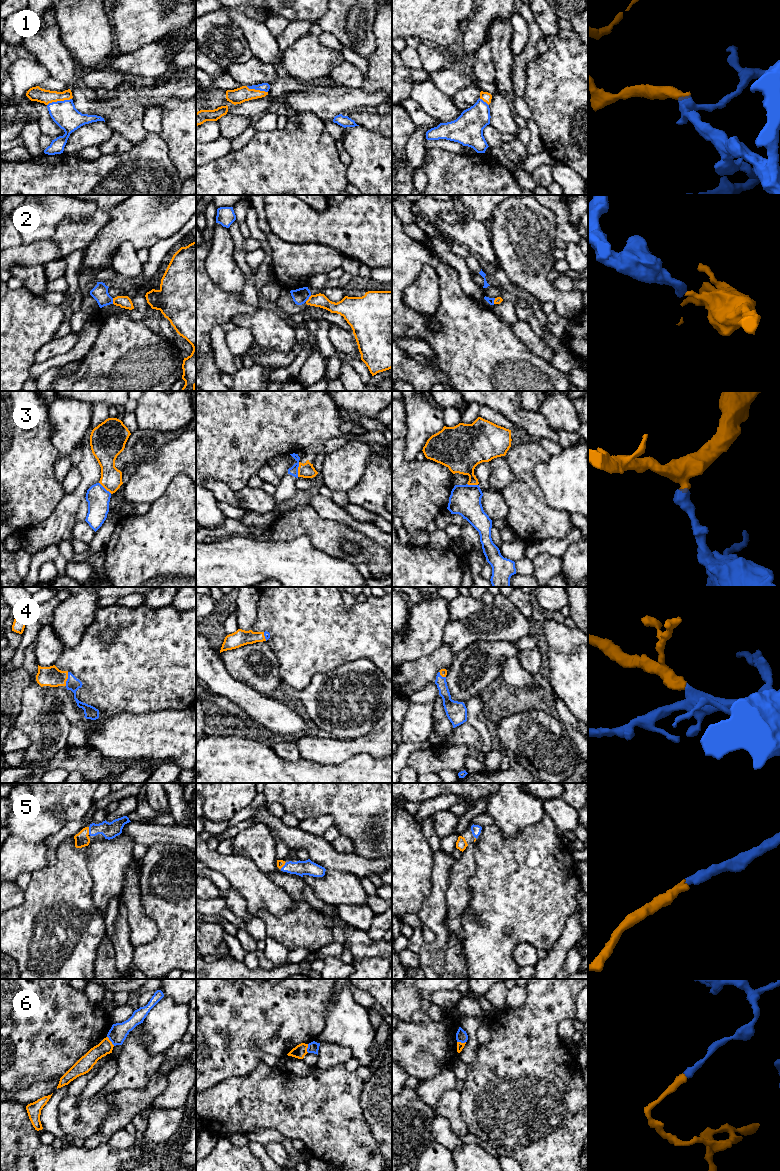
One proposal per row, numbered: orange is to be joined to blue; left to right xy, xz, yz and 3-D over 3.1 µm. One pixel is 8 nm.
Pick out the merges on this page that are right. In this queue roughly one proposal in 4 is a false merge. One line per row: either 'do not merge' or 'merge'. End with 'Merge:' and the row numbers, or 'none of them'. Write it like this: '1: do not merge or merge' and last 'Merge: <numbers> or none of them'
1: merge
2: do not merge
3: do not merge
4: merge
5: merge
6: do not merge
Merge: 1, 4, 5

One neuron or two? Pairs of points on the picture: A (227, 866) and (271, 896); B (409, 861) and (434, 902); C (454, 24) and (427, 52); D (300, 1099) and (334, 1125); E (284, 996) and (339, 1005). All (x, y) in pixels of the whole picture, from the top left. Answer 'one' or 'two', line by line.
A: one
B: two
C: two
D: one
E: two

